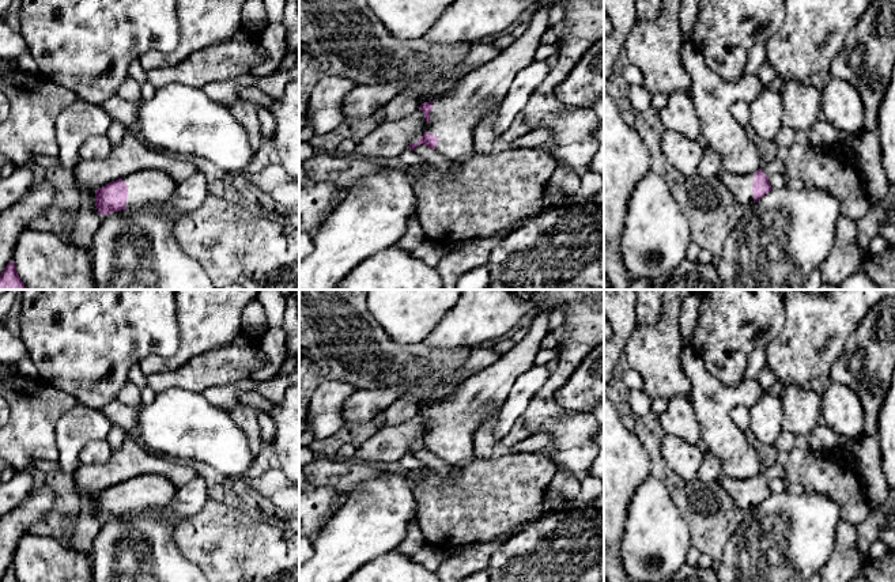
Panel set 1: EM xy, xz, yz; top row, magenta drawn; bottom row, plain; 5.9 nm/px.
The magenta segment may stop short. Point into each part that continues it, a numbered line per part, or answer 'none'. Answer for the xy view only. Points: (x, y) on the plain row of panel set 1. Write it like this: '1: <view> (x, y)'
1: xy (146, 491)

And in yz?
1: yz (740, 490)

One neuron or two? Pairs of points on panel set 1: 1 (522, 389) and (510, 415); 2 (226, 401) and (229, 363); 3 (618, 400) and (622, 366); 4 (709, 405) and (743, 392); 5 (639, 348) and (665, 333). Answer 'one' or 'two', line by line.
1: one
2: two
3: one
4: one
5: one

